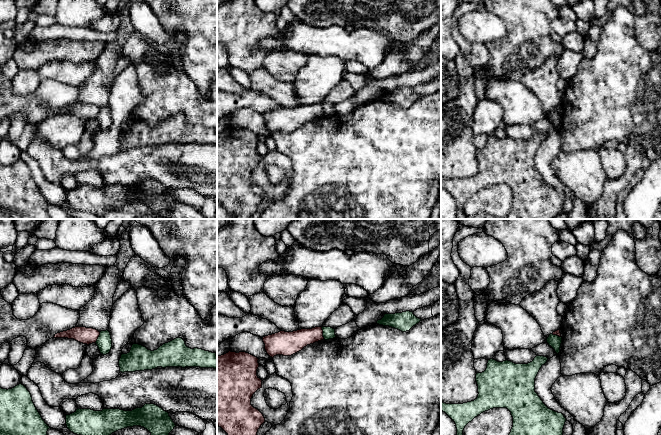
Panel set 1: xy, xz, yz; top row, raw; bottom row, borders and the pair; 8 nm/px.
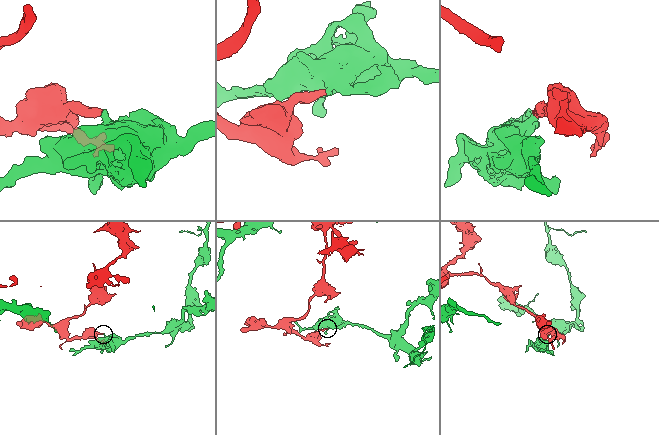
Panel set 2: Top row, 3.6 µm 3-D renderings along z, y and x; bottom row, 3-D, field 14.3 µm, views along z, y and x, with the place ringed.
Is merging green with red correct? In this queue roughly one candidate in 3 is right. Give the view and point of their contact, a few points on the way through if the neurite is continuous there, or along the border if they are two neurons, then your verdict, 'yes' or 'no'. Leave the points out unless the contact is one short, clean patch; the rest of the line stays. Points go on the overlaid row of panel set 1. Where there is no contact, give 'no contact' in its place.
meets green in xz at (323, 333); border along xz (321, 327), (324, 338); no

